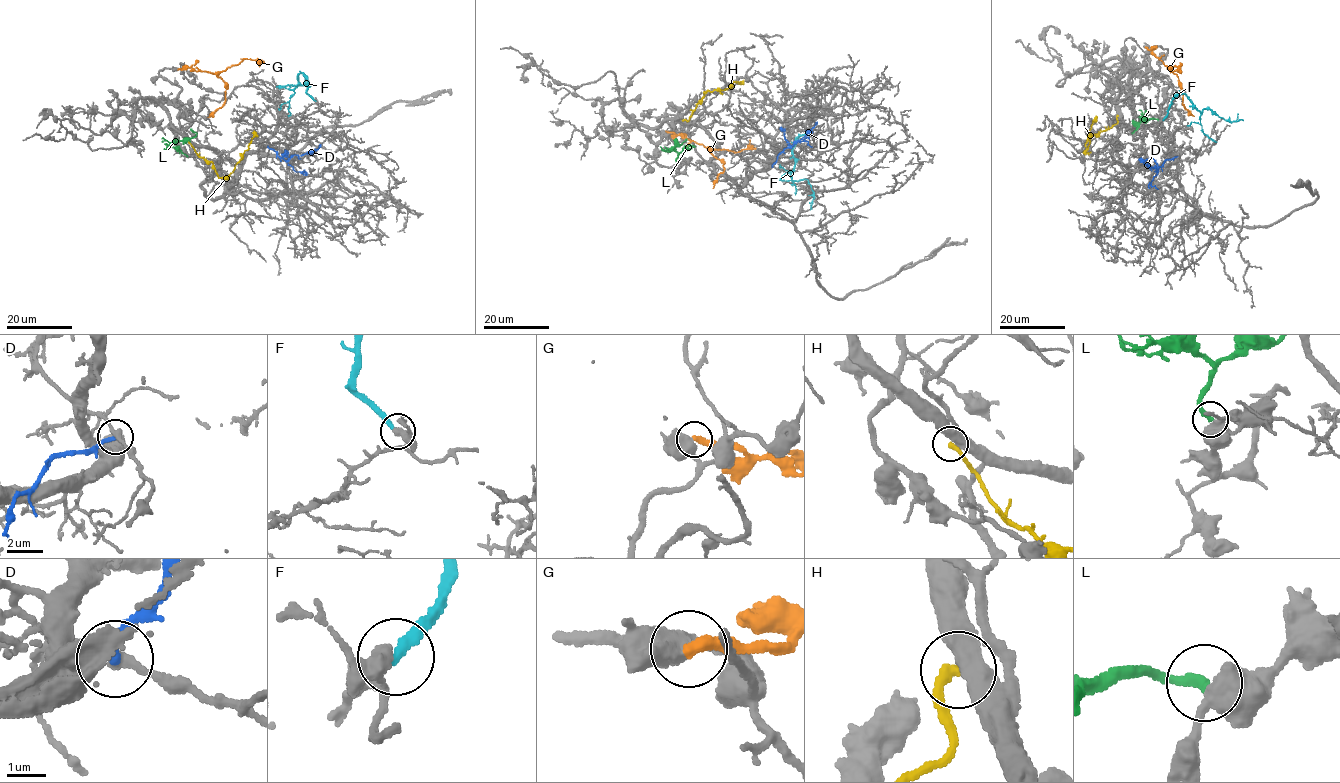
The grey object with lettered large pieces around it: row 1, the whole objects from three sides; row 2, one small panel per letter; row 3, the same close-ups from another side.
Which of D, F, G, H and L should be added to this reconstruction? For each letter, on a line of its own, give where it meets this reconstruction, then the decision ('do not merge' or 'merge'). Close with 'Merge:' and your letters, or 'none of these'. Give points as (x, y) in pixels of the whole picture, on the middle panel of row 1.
D: (772, 166) | do not merge
F: (808, 131) | do not merge
G: (666, 131) | do not merge
H: (682, 121) | do not merge
L: (678, 163) | merge
Merge: L

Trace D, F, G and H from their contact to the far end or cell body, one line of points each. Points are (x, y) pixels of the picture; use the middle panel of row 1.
D: (772, 166), (778, 155), (809, 133), (817, 122)
F: (808, 131), (799, 135), (795, 141), (792, 151), (795, 166), (782, 179), (807, 180), (813, 190), (810, 209)
G: (665, 131), (701, 143), (720, 159), (725, 170), (713, 188)
H: (683, 121), (688, 120), (696, 105), (708, 91), (724, 90), (735, 82), (740, 83)

